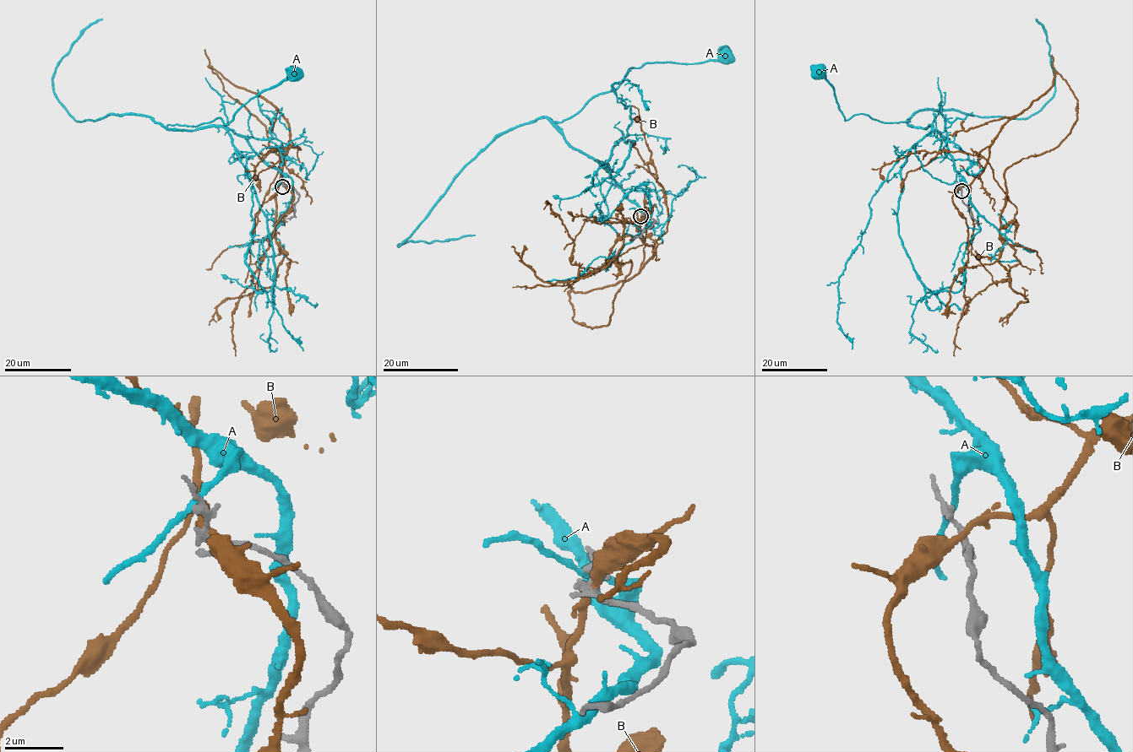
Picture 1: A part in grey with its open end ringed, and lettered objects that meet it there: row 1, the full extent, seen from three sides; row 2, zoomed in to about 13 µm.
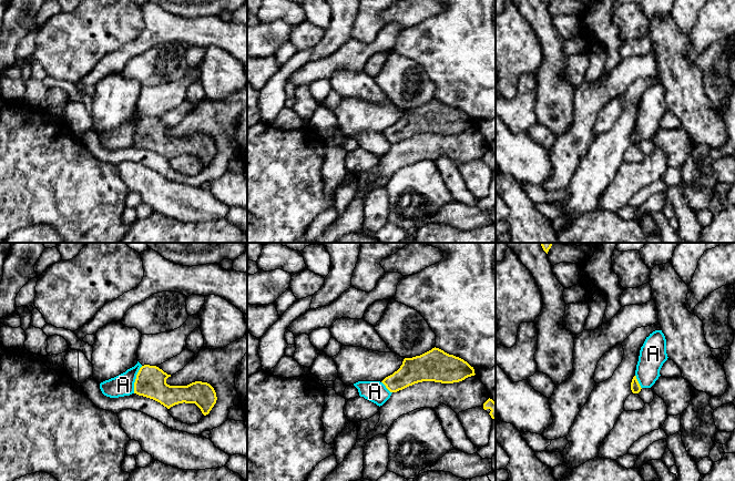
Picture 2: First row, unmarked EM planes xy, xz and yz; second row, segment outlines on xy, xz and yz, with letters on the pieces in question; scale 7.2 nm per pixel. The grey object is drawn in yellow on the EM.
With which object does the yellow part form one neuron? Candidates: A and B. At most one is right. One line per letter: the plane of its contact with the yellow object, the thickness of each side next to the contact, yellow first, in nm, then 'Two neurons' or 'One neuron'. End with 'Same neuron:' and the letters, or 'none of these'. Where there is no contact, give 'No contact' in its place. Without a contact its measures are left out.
A: Touches yellow in xy. Thickness 220 nm (yellow) against 160 nm. Two neurons
B: No contact. Two neurons
Same neuron: none of these

